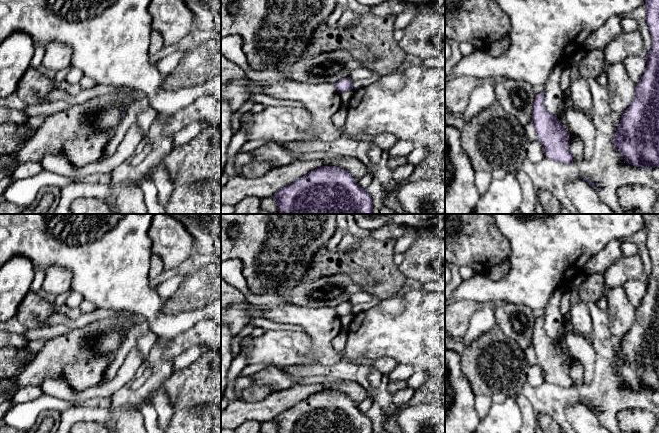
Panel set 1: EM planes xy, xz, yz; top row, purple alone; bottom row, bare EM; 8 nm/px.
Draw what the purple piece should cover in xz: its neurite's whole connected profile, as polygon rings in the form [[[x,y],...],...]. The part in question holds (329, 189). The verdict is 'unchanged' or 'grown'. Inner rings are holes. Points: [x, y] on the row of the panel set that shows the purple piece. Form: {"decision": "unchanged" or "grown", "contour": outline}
{"decision": "unchanged", "contour": [[[322,166],[272,196],[284,214],[372,214],[369,193],[344,169]]]}

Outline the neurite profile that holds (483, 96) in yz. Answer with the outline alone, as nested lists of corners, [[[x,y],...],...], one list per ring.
[[[491,80],[485,81],[476,87],[469,97],[469,103],[463,113],[463,120],[468,122],[475,115],[489,107],[496,101],[494,84]]]

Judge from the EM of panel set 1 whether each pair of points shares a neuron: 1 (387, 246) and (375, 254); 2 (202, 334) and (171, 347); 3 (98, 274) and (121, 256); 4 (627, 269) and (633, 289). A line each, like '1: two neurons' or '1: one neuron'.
1: one neuron
2: one neuron
3: one neuron
4: two neurons

